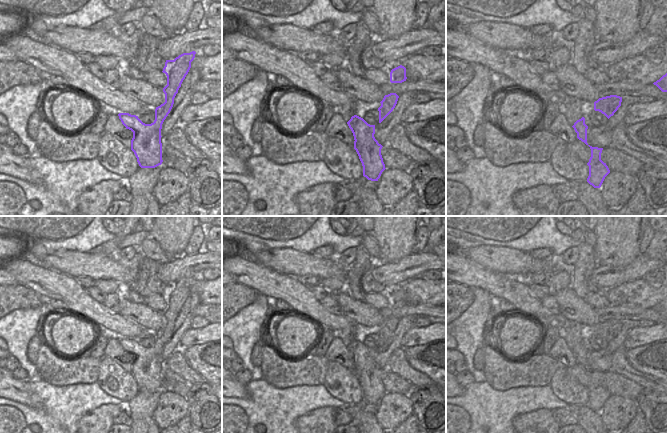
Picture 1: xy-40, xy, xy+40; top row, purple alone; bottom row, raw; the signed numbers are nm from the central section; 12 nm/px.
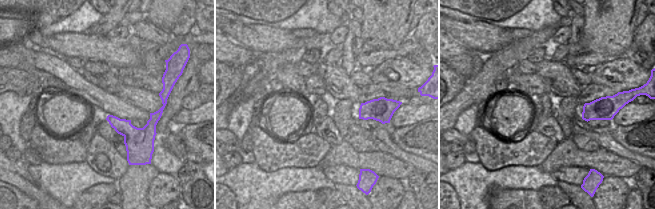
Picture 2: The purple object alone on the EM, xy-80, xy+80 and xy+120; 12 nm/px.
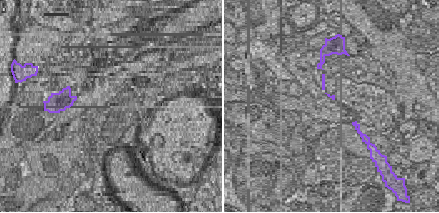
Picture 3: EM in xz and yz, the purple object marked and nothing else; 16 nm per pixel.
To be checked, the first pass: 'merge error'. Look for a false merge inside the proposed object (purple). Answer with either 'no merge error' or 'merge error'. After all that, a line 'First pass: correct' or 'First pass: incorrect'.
merge error
First pass: correct

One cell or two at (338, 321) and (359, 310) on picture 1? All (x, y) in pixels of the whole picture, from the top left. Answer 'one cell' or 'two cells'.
two cells

